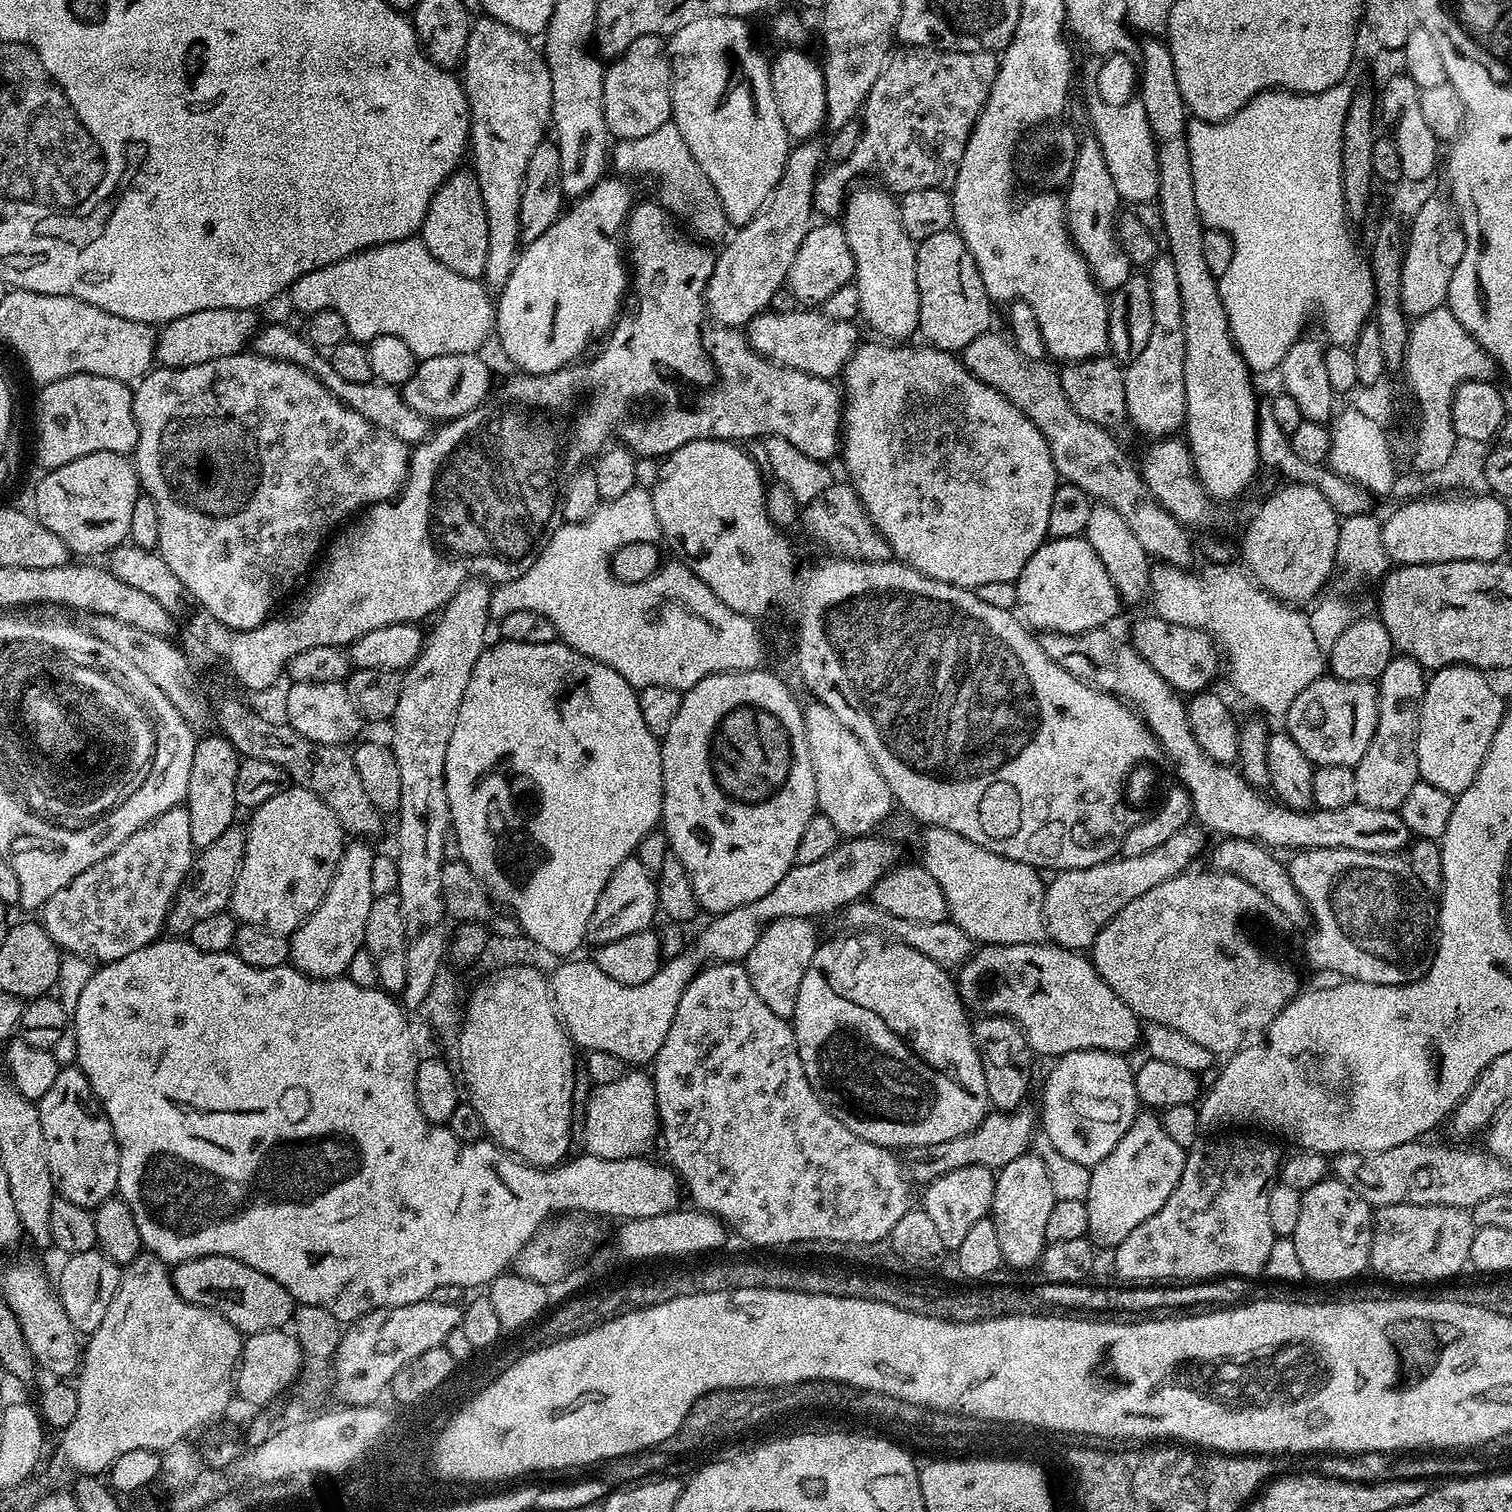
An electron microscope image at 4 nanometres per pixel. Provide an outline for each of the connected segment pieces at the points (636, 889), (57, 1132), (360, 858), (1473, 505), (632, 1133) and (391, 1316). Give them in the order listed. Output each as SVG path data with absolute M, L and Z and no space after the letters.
M628 857L614 870L605 890L599 895L598 905L594 906L590 922L587 923L585 939L590 944L599 946L630 934L647 931L652 926L652 920L658 916L658 911L655 877L649 874L646 866L636 857Z
M64 1066L59 1069L50 1090L38 1102L40 1121L42 1122L42 1138L46 1138L46 1162L50 1166L50 1178L55 1195L62 1200L74 1202L74 1206L95 1210L102 1202L113 1199L117 1195L120 1183L120 1151L114 1138L114 1130L110 1126L110 1118L105 1114L100 1099L90 1086L86 1074L79 1066Z
M356 838L345 843L344 853L336 867L332 885L322 902L296 929L294 938L288 942L288 958L291 967L312 980L335 980L343 977L350 966L350 958L364 947L366 917L374 899L374 890L368 886L371 881L374 858L377 853L368 848L363 839Z
M1436 494L1431 498L1421 498L1421 499L1413 499L1404 503L1401 503L1399 506L1396 506L1396 509L1393 510L1392 513L1389 514L1388 517L1383 517L1381 523L1381 536L1382 542L1384 543L1385 553L1387 554L1389 561L1393 565L1399 566L1401 564L1437 564L1438 562L1458 562L1459 560L1500 560L1503 557L1504 547L1508 544L1508 508L1509 506L1503 499L1495 494Z
M644 1070L625 1071L618 1082L597 1084L589 1091L583 1151L589 1156L621 1160L627 1156L640 1156L652 1143L657 1143L660 1115L656 1109L656 1091L652 1077Z
M440 1298L419 1300L406 1306L394 1306L393 1308L377 1308L373 1312L367 1312L364 1316L355 1317L347 1325L342 1342L338 1346L334 1357L336 1364L336 1396L339 1403L344 1406L372 1406L377 1403L380 1395L389 1391L394 1374L406 1366L406 1362L414 1362L418 1354L426 1354L426 1350L434 1350L441 1347L450 1334L460 1326L460 1319L464 1313L463 1307L456 1304L443 1304Z

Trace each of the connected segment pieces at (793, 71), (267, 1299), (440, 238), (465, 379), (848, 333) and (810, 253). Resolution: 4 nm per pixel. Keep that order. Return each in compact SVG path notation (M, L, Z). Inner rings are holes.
M788 46L771 61L772 93L778 102L778 114L782 114L782 122L786 126L789 137L796 142L804 142L826 124L826 90L824 89L824 69L800 52L799 47Z
M203 1256L197 1260L184 1260L181 1264L175 1265L171 1269L171 1273L174 1290L178 1290L182 1299L222 1314L222 1318L230 1321L242 1334L269 1332L275 1328L283 1329L292 1323L294 1301L292 1295L286 1290L286 1286L274 1282L274 1278L262 1274L262 1270L258 1270L254 1266L246 1266L246 1262L238 1262L229 1256Z
M464 171L453 172L447 182L436 191L426 210L426 218L418 236L424 241L430 254L434 254L438 262L442 262L442 266L454 270L454 274L462 274L462 278L480 280L486 270L486 206L482 206L482 194L478 190L475 171Z
M442 354L438 358L426 358L417 363L414 374L402 386L406 406L422 414L430 422L447 422L466 414L483 404L493 391L492 372L483 355Z
M765 310L746 325L746 335L748 345L759 356L774 364L781 364L784 368L793 368L811 376L836 378L843 373L849 358L856 353L858 341L861 339L856 326L850 320L834 322L816 310L797 310L790 314Z
M836 222L820 223L809 228L806 238L802 238L802 246L798 246L798 254L794 254L786 281L788 289L804 306L823 305L824 300L834 294L834 290L842 290L842 286L853 283L856 274L854 254L846 242L843 227Z

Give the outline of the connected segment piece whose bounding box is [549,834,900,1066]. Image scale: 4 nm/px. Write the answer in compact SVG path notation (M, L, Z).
M880 834L841 839L840 845L819 862L810 862L806 866L793 864L786 878L782 878L770 894L758 898L758 902L746 902L746 906L713 915L712 922L703 928L693 943L691 941L674 958L664 960L654 976L638 986L615 982L590 958L572 958L559 963L562 965L549 975L549 992L569 1039L579 1049L603 1050L622 1058L630 1066L649 1065L655 1061L666 1040L683 991L701 969L713 964L747 961L766 926L778 918L812 920L831 912L839 913L849 904L863 901L884 873L897 867L899 846L876 835Z

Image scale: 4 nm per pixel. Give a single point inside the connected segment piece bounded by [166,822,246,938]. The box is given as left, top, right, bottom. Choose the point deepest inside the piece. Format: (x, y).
(208, 888)

